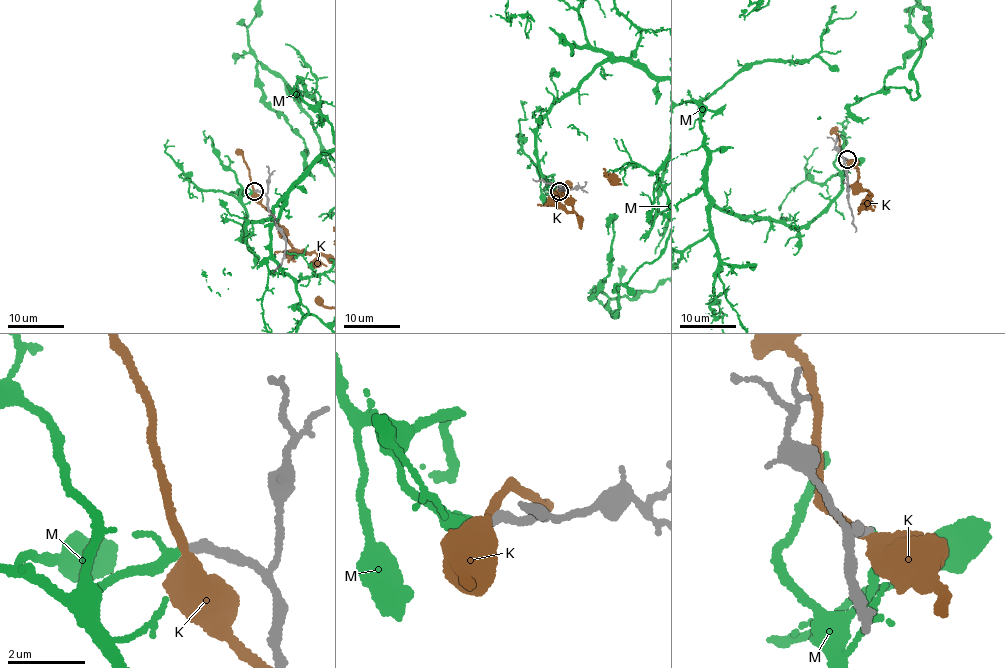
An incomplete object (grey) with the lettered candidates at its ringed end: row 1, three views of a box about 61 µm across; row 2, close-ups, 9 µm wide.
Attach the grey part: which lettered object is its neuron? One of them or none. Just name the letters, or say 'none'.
M

